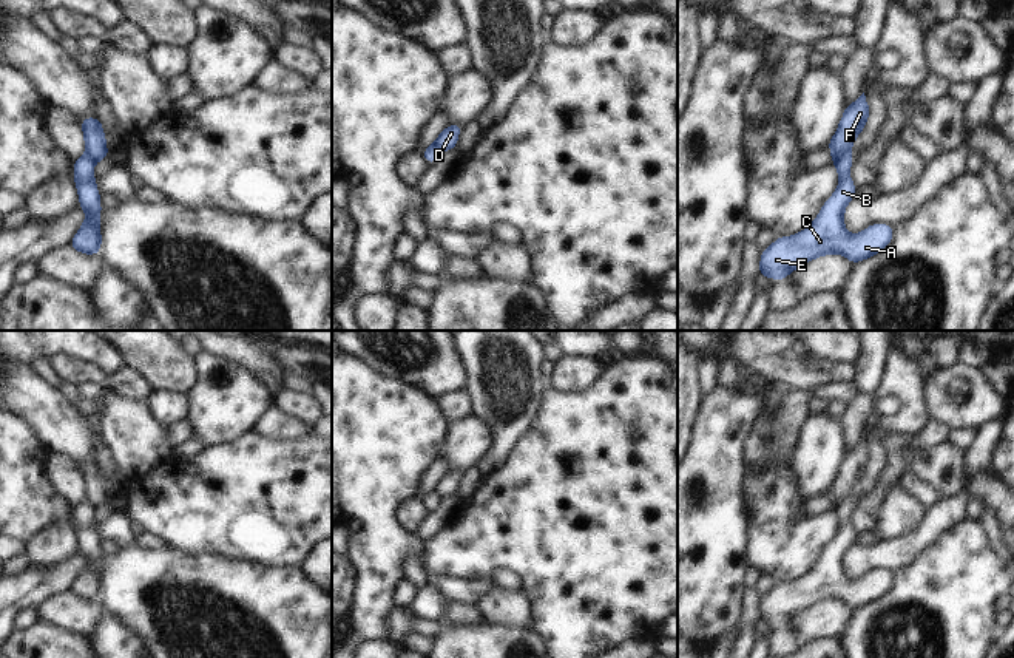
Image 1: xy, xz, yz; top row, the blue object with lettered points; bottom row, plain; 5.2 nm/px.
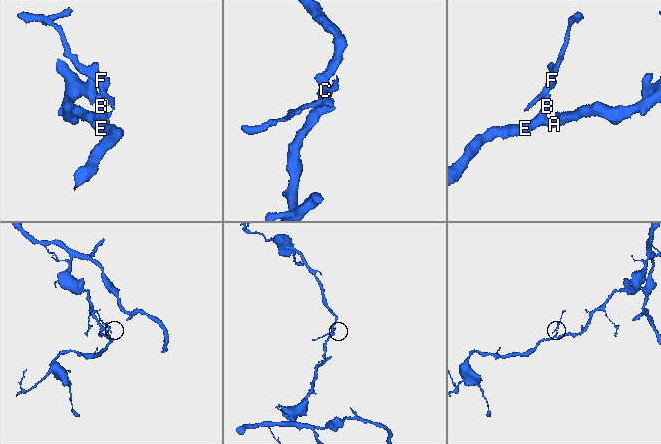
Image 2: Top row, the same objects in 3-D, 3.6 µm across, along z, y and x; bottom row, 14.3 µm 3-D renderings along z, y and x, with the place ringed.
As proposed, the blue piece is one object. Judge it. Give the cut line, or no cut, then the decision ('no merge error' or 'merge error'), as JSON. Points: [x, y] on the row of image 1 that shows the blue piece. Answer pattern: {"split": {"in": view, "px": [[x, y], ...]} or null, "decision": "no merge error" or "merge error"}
{"split": {"in": "yz", "px": [[849, 150], [834, 164]]}, "decision": "merge error"}

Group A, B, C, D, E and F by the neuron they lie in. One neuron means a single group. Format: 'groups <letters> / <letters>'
groups A B C E / D F

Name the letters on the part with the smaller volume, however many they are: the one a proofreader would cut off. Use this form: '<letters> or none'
D, F.

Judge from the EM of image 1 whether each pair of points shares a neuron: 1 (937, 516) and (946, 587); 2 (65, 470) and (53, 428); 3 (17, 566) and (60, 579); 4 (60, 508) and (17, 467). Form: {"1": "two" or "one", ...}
{"1": "two", "2": "two", "3": "two", "4": "one"}

